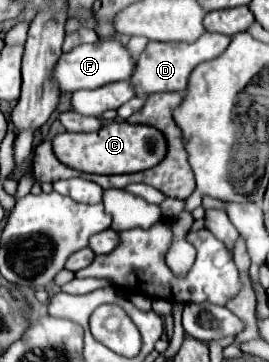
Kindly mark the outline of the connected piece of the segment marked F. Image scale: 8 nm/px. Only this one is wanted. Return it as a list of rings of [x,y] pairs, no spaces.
[[[99,39],[93,45],[79,45],[69,53],[63,53],[53,75],[63,93],[74,93],[77,90],[97,89],[103,85],[120,80],[129,80],[137,65],[129,49],[117,39]]]

